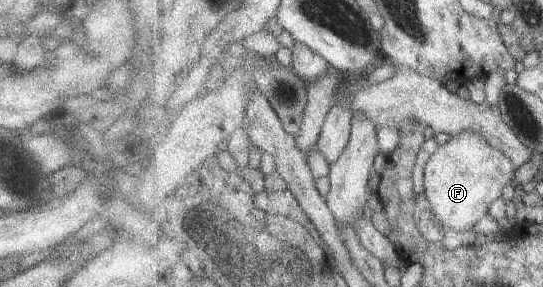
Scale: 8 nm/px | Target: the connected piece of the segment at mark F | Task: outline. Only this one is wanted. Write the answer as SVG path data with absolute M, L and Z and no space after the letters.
M466 132L453 137L447 144L440 145L432 154L424 168L424 185L421 198L429 205L433 220L442 231L472 232L474 226L488 215L488 210L494 200L502 196L504 187L512 185L516 168L514 162L502 151L492 147L482 135Z

